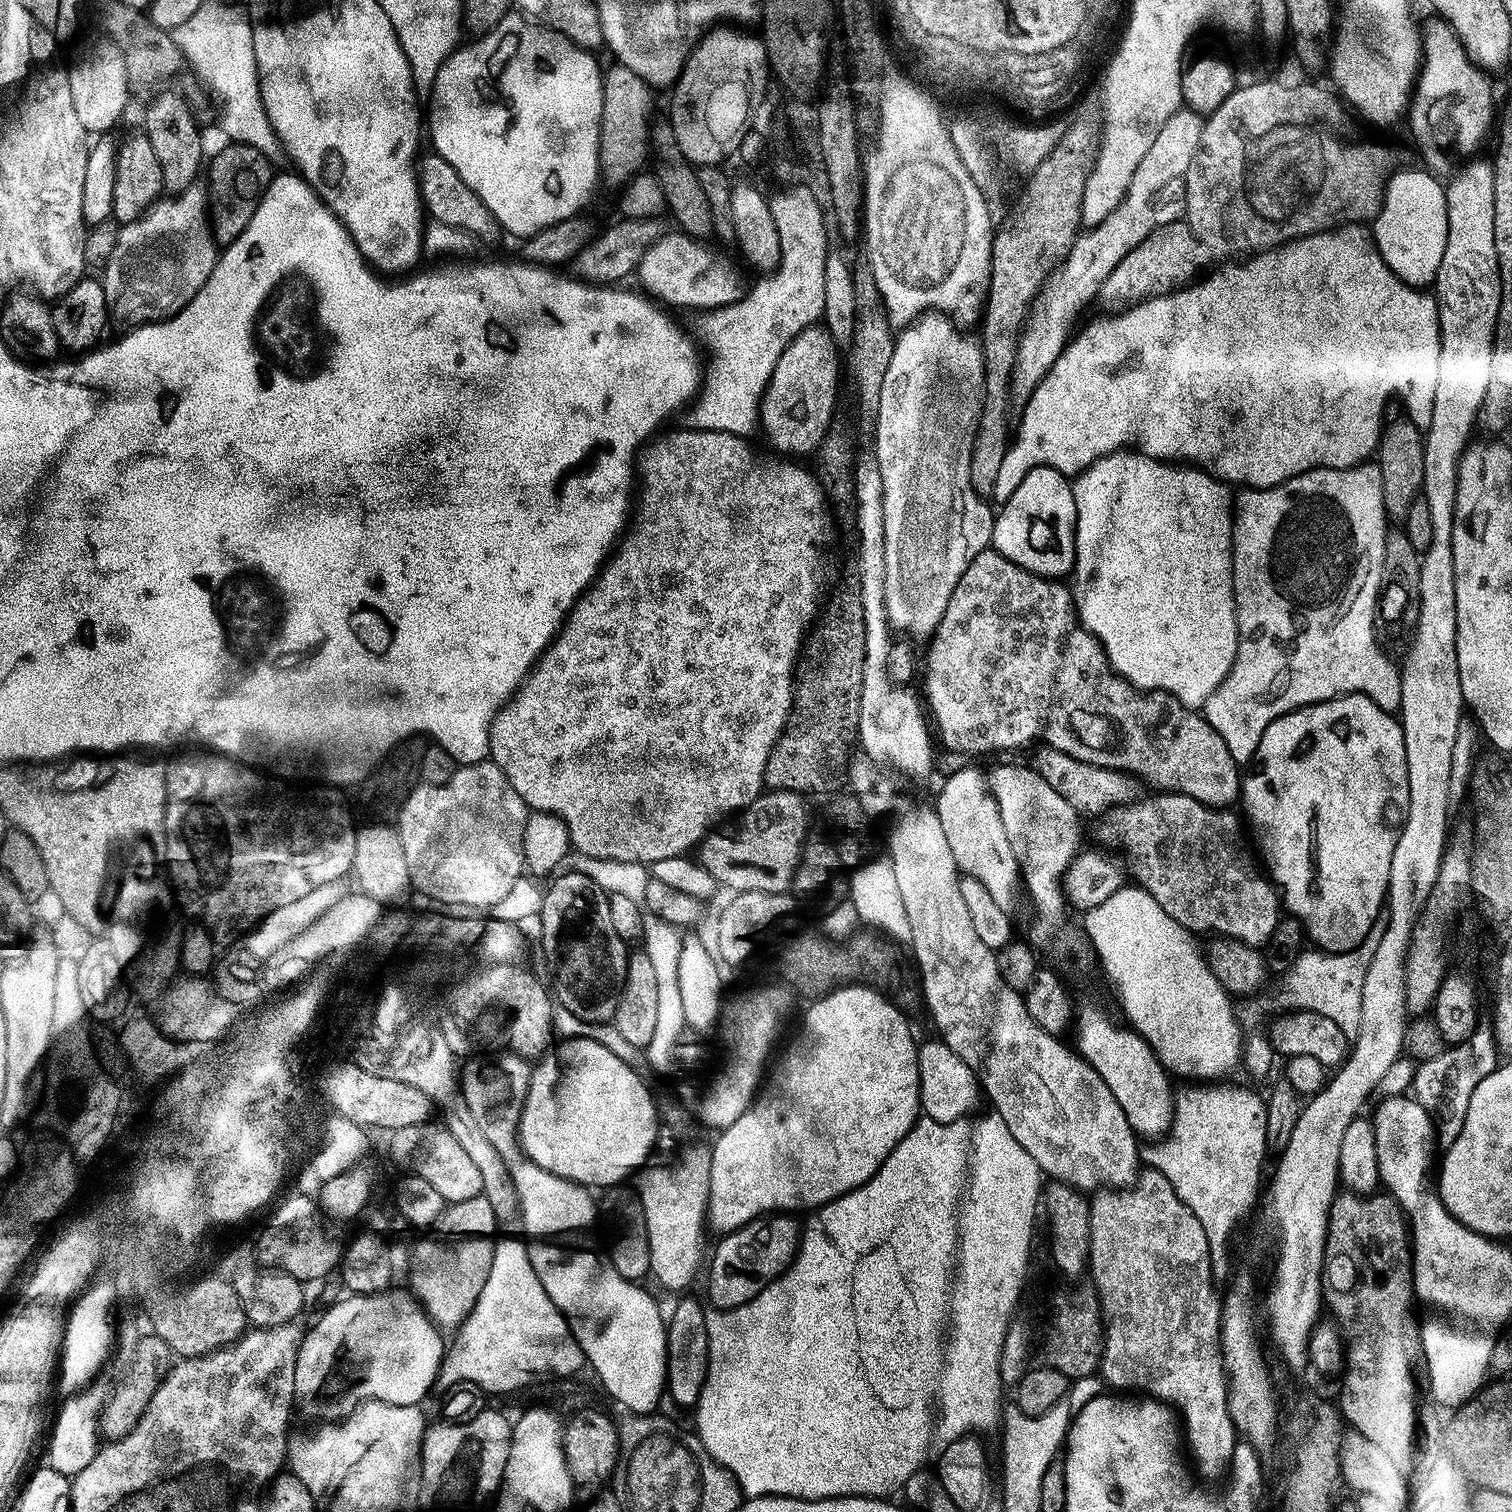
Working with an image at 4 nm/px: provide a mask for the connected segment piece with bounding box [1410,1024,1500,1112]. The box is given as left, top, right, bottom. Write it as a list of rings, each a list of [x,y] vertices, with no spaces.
[[[1477,1025],[1465,1043],[1451,1045],[1434,1058],[1421,1061],[1416,1066],[1417,1070],[1410,1089],[1413,1099],[1417,1100],[1423,1109],[1435,1112],[1443,1108],[1444,1102],[1453,1100],[1457,1087],[1461,1091],[1458,1096],[1460,1105],[1467,1105],[1469,1096],[1478,1082],[1499,1067],[1499,1064],[1500,1058],[1491,1025]]]

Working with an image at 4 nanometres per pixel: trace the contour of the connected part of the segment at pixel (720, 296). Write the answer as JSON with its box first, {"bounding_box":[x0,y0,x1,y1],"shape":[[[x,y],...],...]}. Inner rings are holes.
{"bounding_box":[638,230,746,310],"shape":[[[680,230],[675,231],[661,236],[642,258],[638,277],[649,288],[647,291],[665,305],[697,310],[726,307],[743,299],[746,292],[744,288],[740,289],[740,276],[735,266],[722,253],[707,248],[703,239],[693,238]]]}

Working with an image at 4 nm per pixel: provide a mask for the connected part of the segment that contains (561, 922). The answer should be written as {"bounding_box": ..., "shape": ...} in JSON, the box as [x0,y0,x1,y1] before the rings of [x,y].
{"bounding_box":[538,870,630,1023],"shape":[[[575,870],[563,872],[549,888],[543,889],[544,901],[538,917],[540,944],[555,971],[552,992],[555,1001],[576,1018],[588,1023],[609,1022],[616,1015],[630,948],[610,918],[609,894],[586,874]]]}

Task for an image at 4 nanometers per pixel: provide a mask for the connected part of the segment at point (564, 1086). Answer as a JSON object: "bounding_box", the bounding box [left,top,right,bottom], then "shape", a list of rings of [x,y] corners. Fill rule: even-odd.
{"bounding_box":[520,1037,658,1190],"shape":[[[586,1037],[564,1038],[559,1043],[539,1057],[538,1063],[531,1069],[528,1092],[520,1112],[520,1149],[542,1170],[576,1184],[599,1190],[623,1185],[632,1171],[635,1173],[645,1167],[644,1159],[657,1147],[658,1117],[653,1093],[648,1093],[647,1086],[640,1081],[641,1073],[612,1054],[606,1046]]]}

